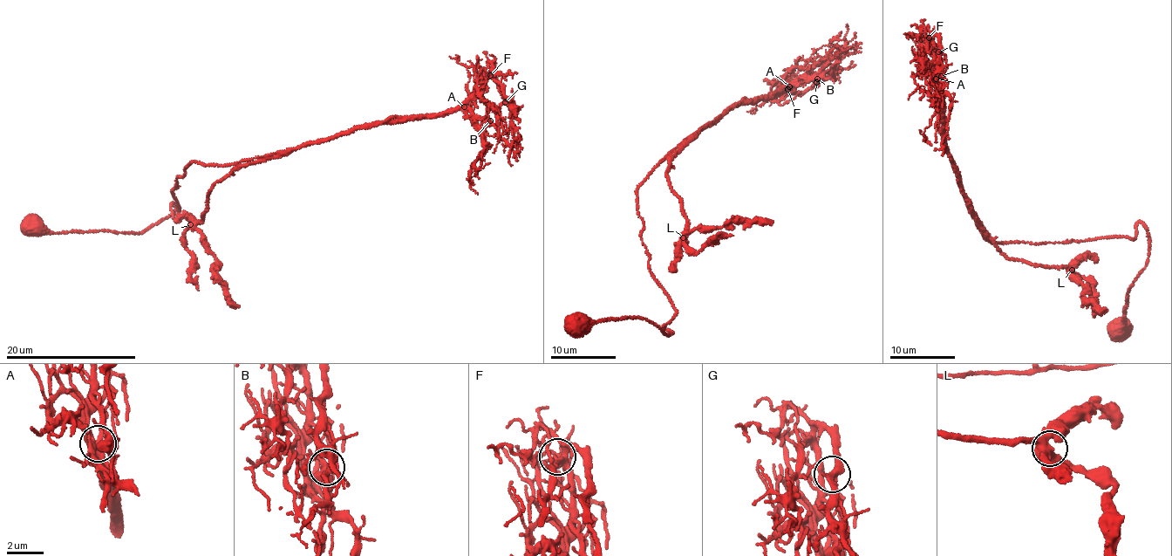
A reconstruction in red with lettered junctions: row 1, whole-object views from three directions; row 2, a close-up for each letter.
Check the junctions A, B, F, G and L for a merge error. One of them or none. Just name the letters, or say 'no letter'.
no letter

